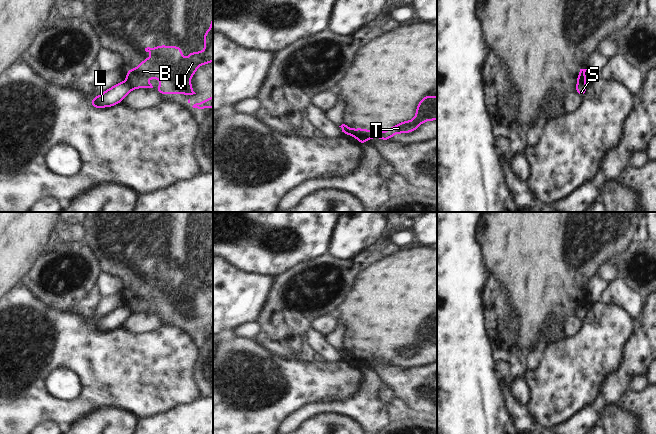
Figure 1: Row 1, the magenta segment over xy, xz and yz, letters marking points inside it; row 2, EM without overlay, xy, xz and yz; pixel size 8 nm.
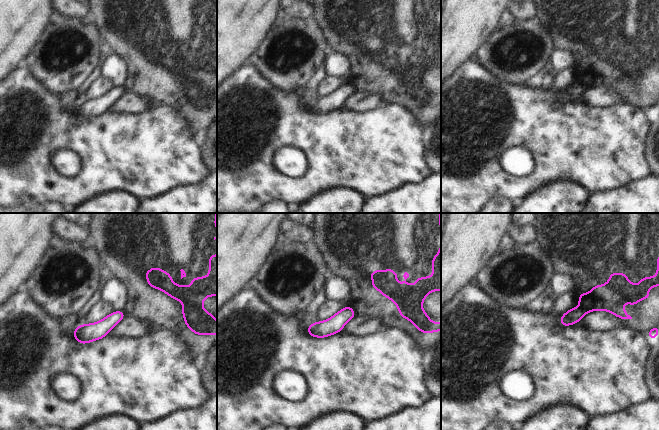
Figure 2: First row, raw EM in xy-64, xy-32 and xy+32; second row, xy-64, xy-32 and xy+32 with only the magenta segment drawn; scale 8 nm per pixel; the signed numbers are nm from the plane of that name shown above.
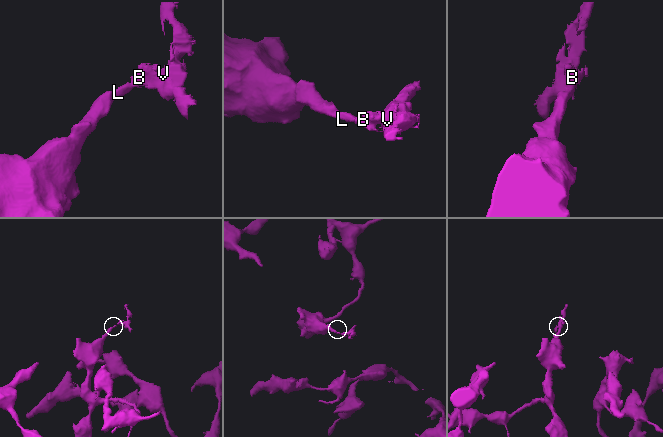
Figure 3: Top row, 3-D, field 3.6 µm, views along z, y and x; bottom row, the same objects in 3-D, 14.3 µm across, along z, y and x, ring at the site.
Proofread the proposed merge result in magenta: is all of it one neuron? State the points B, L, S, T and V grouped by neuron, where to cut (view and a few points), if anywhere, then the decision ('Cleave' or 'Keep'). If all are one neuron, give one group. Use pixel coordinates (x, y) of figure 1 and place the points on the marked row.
Groups: B T V / L S. Split along xy (126, 82), (131, 88). Cleave.

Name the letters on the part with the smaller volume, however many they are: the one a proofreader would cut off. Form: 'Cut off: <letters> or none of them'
Cut off: B, T, V

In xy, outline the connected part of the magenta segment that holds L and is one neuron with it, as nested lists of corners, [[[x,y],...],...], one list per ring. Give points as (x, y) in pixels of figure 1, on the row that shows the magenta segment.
[[[120,82],[90,101],[91,107],[111,107],[120,103],[131,91],[127,82]]]

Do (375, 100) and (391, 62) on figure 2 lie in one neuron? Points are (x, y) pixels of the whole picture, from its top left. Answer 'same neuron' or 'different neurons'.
different neurons

